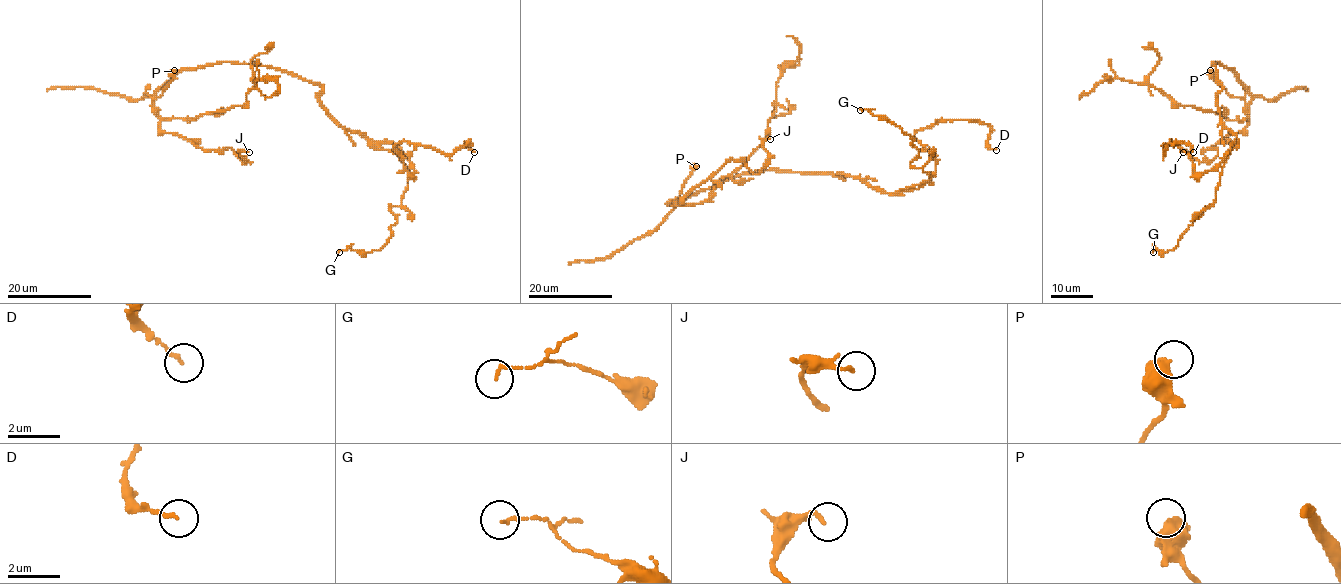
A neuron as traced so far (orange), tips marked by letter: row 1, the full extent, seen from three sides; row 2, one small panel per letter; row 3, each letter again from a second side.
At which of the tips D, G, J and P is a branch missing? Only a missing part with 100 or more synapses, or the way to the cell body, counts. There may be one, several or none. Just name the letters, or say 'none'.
none

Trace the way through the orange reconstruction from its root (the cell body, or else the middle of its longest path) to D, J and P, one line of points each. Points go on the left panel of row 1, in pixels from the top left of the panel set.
D: (257, 64), (316, 82), (340, 125), (393, 143), (409, 173), (402, 142), (474, 152)
J: (257, 64), (179, 70), (152, 100), (163, 131), (205, 150), (231, 148), (241, 161), (249, 152)
P: (257, 64), (221, 62), (179, 70), (155, 93), (152, 104), (151, 100), (161, 96), (174, 70)

